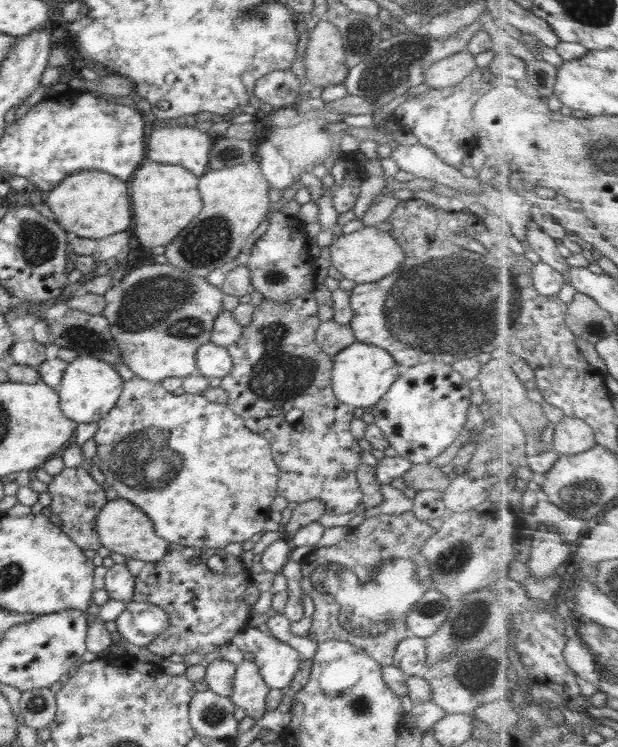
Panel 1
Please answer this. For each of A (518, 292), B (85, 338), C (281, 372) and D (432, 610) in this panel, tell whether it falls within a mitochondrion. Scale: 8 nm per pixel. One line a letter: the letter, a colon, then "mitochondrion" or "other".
A: mitochondrion
B: mitochondrion
C: mitochondrion
D: mitochondrion

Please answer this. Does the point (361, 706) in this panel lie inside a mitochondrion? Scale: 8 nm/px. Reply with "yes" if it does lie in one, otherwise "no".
yes

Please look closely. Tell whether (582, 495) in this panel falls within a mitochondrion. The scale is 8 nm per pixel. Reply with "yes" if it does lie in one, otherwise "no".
yes

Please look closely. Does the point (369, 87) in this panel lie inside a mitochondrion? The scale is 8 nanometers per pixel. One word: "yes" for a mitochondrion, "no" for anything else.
yes

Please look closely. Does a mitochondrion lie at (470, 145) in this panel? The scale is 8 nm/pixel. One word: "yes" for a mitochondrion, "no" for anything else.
no

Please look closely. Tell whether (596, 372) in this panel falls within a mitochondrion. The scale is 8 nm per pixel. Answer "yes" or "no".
no

